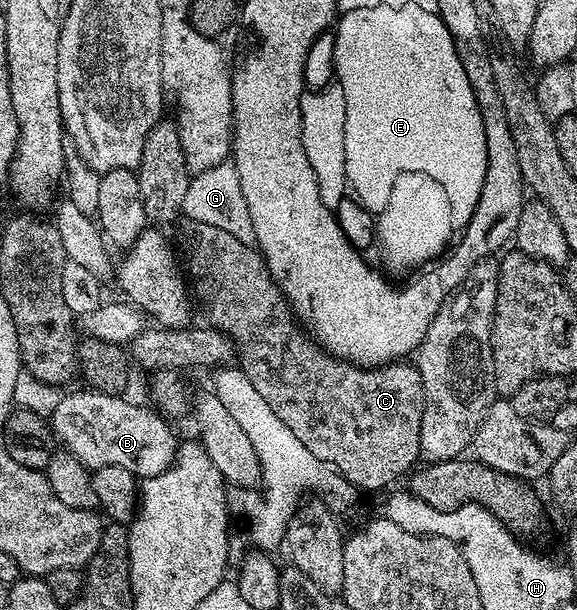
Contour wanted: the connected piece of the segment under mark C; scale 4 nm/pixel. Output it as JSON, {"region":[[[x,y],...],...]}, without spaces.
{"region":[[[182,218],[177,221],[176,227],[178,227],[176,244],[184,257],[184,272],[192,285],[192,296],[197,307],[199,304],[202,307],[203,314],[210,319],[207,320],[209,327],[217,328],[219,332],[224,333],[232,341],[237,357],[240,359],[240,367],[246,373],[248,382],[252,382],[252,386],[256,386],[256,394],[260,394],[260,398],[264,398],[264,402],[268,402],[268,406],[272,406],[272,414],[276,414],[276,418],[280,418],[280,422],[284,422],[284,426],[288,426],[288,430],[292,430],[292,434],[296,434],[296,438],[300,438],[300,442],[304,442],[304,446],[308,446],[308,450],[312,450],[312,454],[316,454],[316,458],[320,458],[320,462],[328,462],[332,465],[348,483],[354,485],[355,489],[367,488],[368,491],[374,492],[377,488],[392,483],[397,476],[404,475],[403,477],[405,477],[419,463],[417,460],[420,460],[422,451],[420,446],[422,379],[417,367],[410,362],[395,362],[393,364],[383,364],[377,368],[363,368],[360,364],[349,364],[347,360],[336,359],[329,352],[325,352],[316,343],[314,337],[309,335],[306,329],[298,323],[297,316],[290,309],[290,301],[278,289],[278,283],[270,276],[266,259],[263,258],[261,251],[254,244],[240,242],[240,238],[232,238],[232,234],[219,230],[217,226],[208,226],[208,222],[196,222],[195,220]]]}

